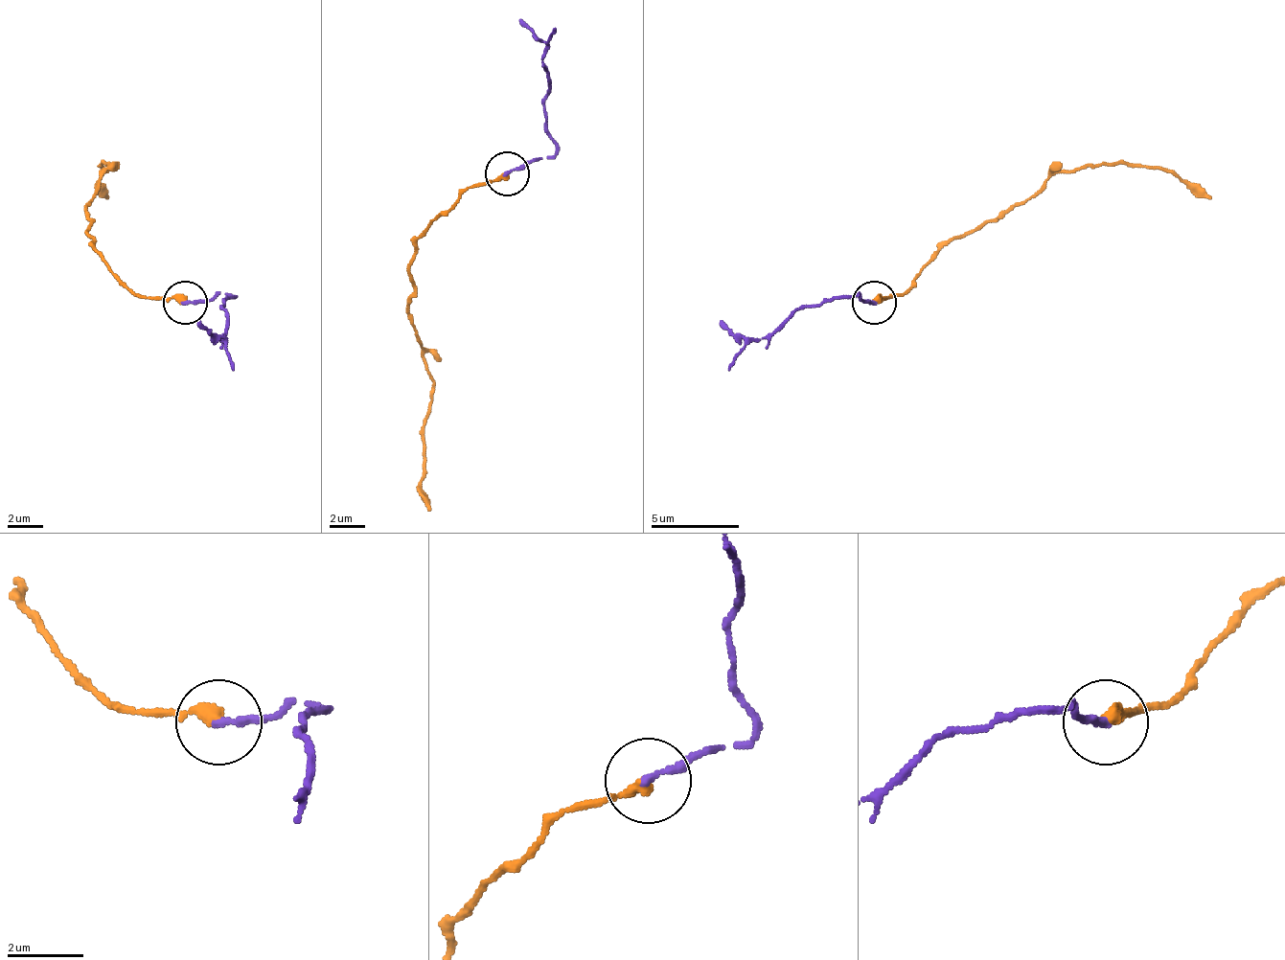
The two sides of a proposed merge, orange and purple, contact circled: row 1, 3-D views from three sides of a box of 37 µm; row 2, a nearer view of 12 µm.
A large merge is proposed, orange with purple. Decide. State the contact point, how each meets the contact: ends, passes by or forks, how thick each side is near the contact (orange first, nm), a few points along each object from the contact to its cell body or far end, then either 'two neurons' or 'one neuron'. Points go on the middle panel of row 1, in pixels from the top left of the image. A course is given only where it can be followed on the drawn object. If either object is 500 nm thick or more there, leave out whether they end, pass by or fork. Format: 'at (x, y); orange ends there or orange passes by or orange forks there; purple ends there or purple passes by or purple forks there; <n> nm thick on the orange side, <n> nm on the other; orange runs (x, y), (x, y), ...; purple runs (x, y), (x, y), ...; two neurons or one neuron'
at (507, 173); orange ends there; purple ends there; 320 nm thick on the orange side, 200 nm on the other; orange runs (503, 172), (459, 199), (411, 256), (406, 318), (428, 375), (420, 498), (428, 512); purple runs (508, 172), (556, 150), (543, 98), (543, 62), (547, 45), (521, 18); two neurons

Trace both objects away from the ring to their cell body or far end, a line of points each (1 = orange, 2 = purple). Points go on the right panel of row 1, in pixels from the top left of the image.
1: (873, 304), (900, 294), (956, 238), (1019, 207), (1075, 167), (1168, 167), (1199, 185), (1212, 197)
2: (873, 304), (851, 294), (798, 308), (763, 338), (745, 338), (719, 321)

